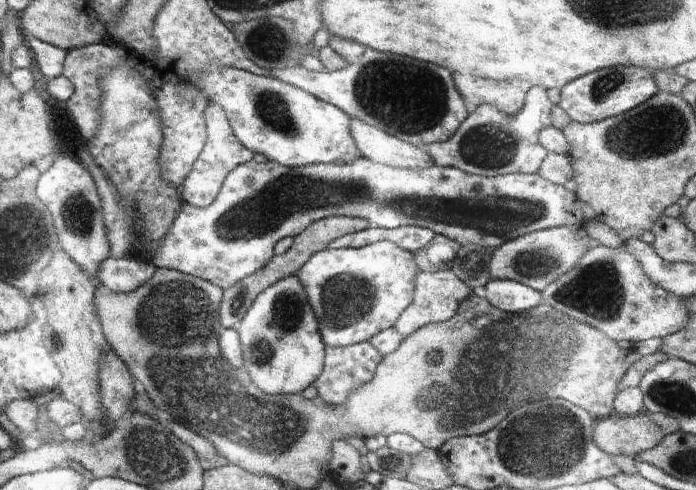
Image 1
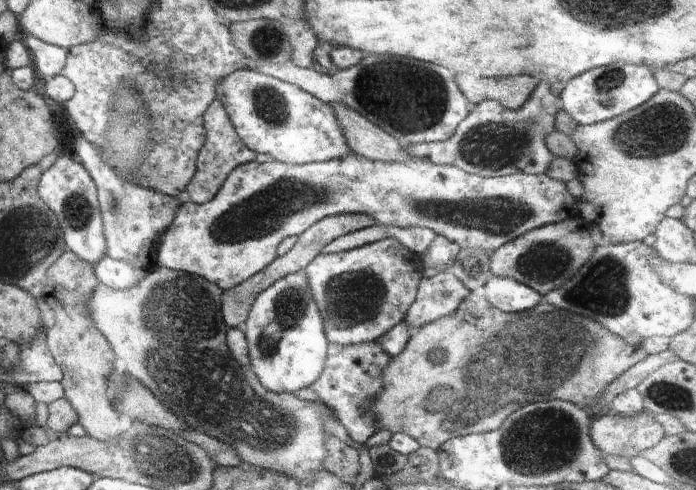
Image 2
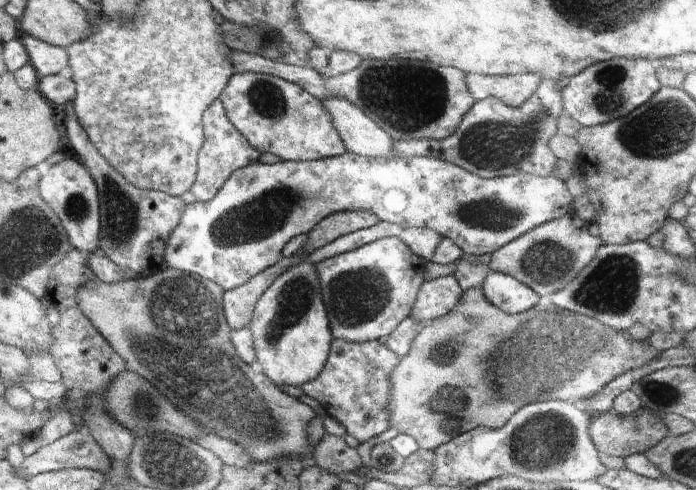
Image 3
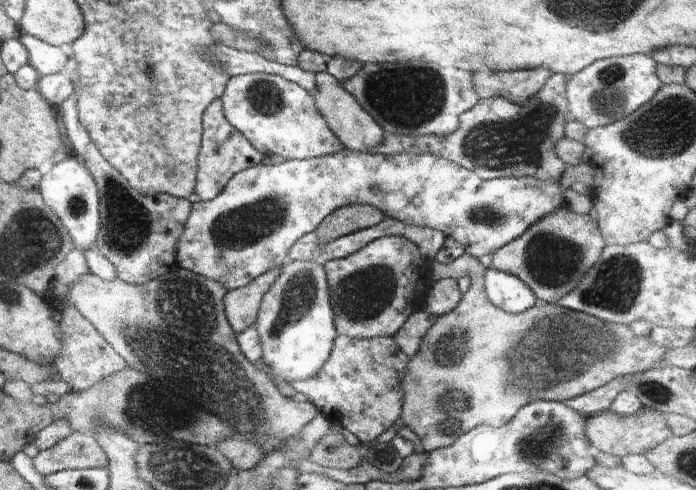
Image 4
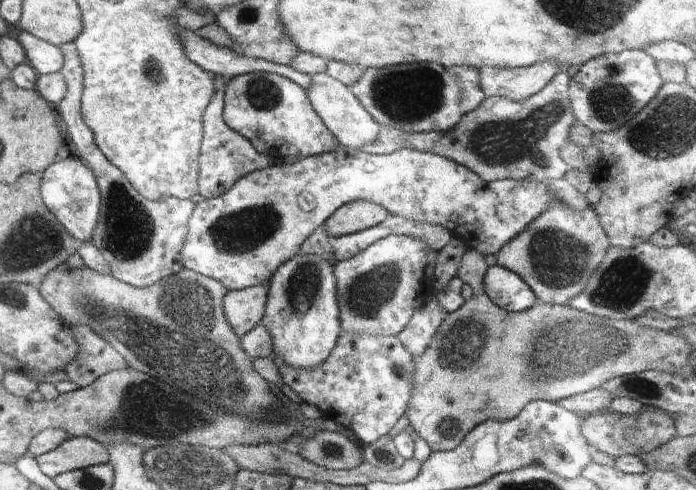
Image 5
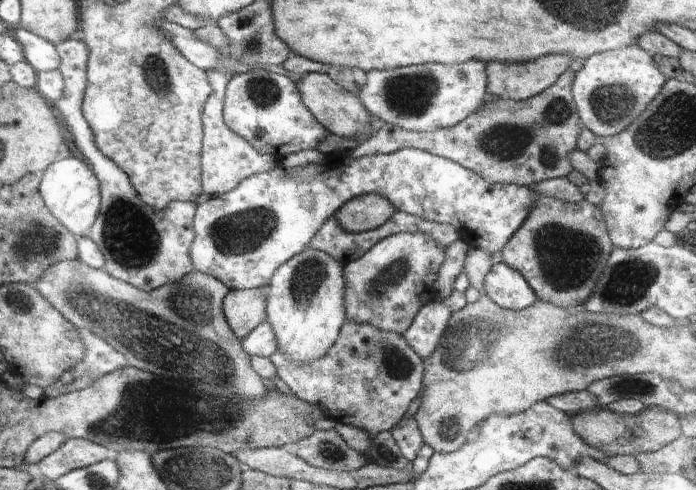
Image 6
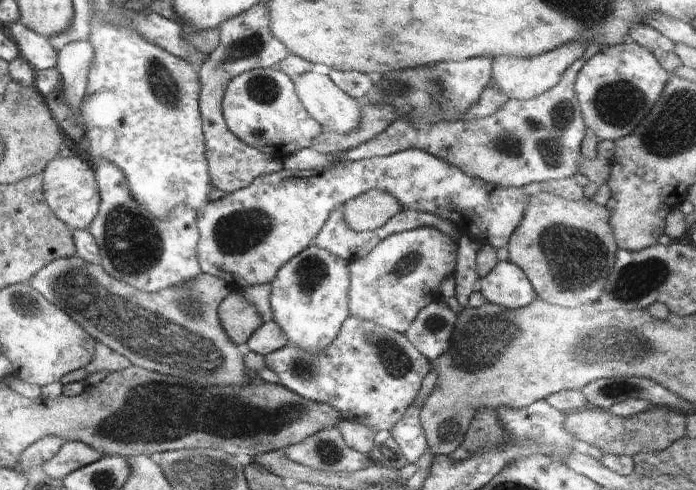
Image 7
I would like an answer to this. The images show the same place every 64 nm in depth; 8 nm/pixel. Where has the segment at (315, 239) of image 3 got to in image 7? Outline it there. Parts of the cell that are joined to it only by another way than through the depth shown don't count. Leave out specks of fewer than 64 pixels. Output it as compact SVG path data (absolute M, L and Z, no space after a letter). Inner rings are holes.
M370 189L348 199L341 210L344 222L354 232L360 232L384 226L385 222L404 209L403 204L400 204L392 194L384 190Z

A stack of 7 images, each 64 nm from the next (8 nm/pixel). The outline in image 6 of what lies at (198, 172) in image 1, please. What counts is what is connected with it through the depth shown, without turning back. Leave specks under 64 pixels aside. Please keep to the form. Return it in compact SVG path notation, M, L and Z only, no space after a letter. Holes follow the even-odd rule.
M221 67L218 71L206 73L213 91L207 99L202 112L202 124L204 124L204 142L202 142L202 190L204 194L224 194L232 190L242 178L257 173L266 173L280 166L280 161L270 153L264 154L254 148L242 136L235 134L222 120L223 103L225 100L225 89L234 73L226 71Z

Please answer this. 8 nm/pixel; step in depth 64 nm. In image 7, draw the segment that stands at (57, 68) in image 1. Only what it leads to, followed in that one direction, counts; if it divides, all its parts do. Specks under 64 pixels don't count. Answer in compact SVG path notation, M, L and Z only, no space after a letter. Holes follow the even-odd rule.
M22 22L9 26L7 33L18 45L19 54L37 71L54 68L58 65L58 53L46 37L36 34Z

